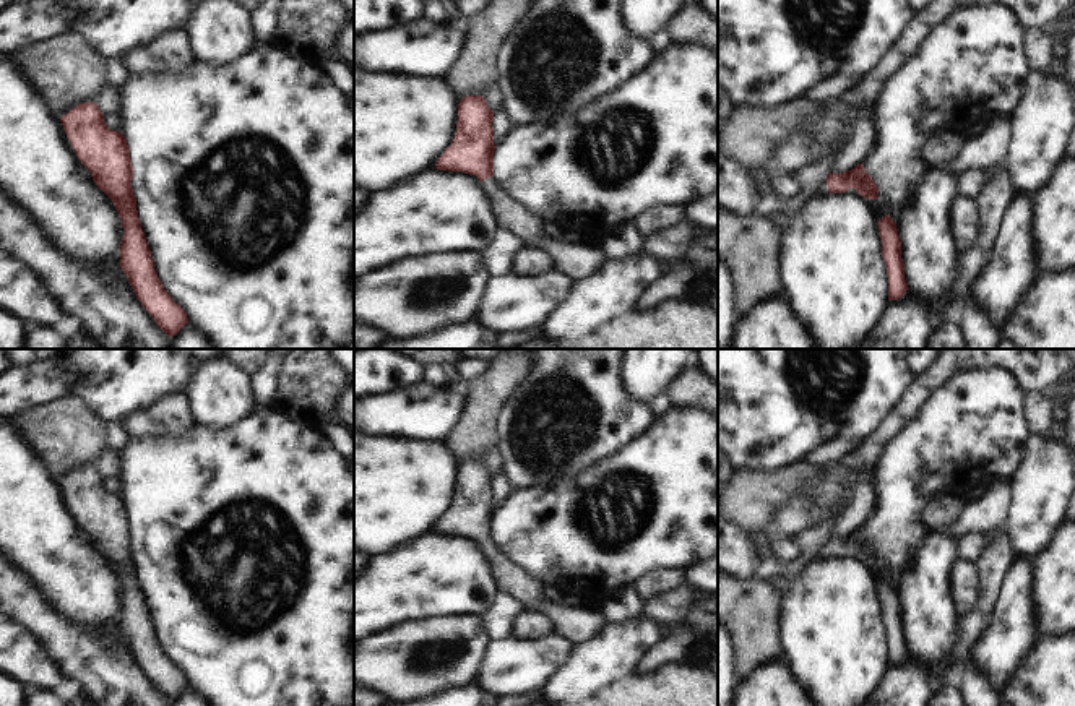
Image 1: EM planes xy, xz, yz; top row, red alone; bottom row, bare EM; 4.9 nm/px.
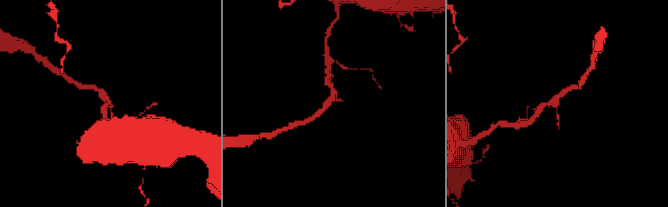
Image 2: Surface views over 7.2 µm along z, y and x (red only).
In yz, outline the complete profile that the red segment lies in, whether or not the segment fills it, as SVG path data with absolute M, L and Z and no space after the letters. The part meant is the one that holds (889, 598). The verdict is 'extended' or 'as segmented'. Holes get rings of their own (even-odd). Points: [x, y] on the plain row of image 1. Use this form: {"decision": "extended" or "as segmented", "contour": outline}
{"decision": "as segmented", "contour": "M885 578L879 584L882 620L888 638L888 664L904 661L908 646L904 643L904 626L901 622L901 604L898 599L896 586Z"}

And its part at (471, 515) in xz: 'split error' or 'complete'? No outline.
split error

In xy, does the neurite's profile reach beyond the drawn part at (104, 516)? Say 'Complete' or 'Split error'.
Complete

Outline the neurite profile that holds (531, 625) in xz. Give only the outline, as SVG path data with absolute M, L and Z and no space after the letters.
M523 609L516 623L513 625L513 636L518 639L542 639L555 635L559 630L555 623L541 612Z

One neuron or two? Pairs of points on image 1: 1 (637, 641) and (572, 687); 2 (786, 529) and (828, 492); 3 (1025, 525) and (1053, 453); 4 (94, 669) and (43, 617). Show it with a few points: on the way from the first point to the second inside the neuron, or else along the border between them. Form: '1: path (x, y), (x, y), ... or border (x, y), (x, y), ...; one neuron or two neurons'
1: path (621, 646), (588, 672); one neuron
2: path (799, 518), (812, 516), (824, 505); one neuron
3: path (1038, 507), (1041, 487), (1049, 471); one neuron
4: path (82, 656), (56, 630); one neuron

